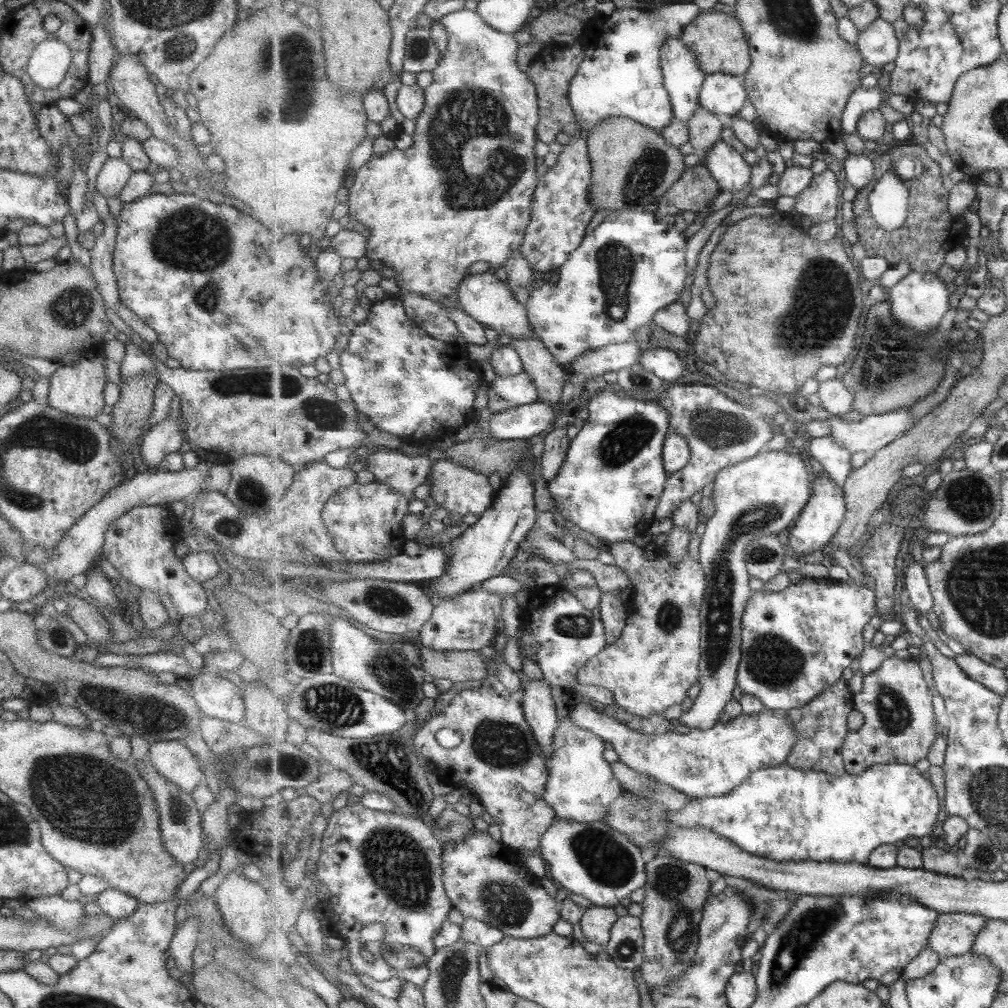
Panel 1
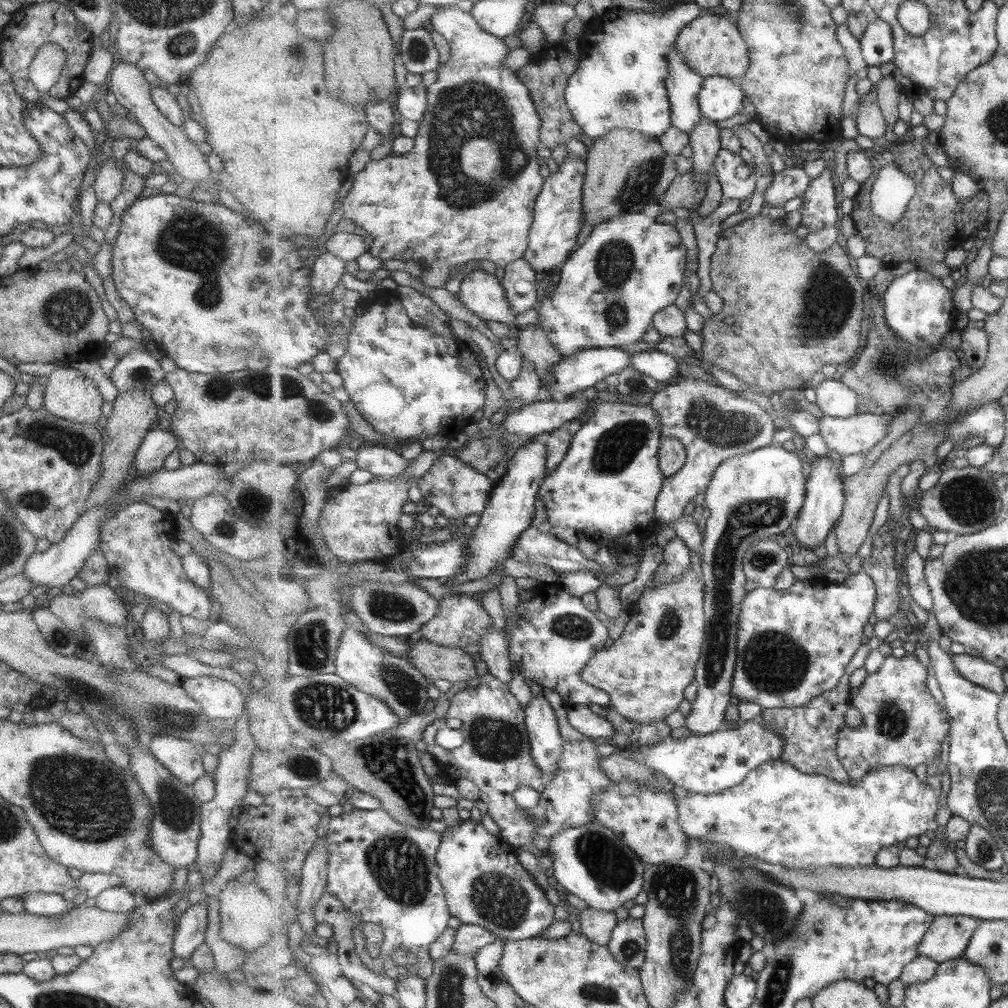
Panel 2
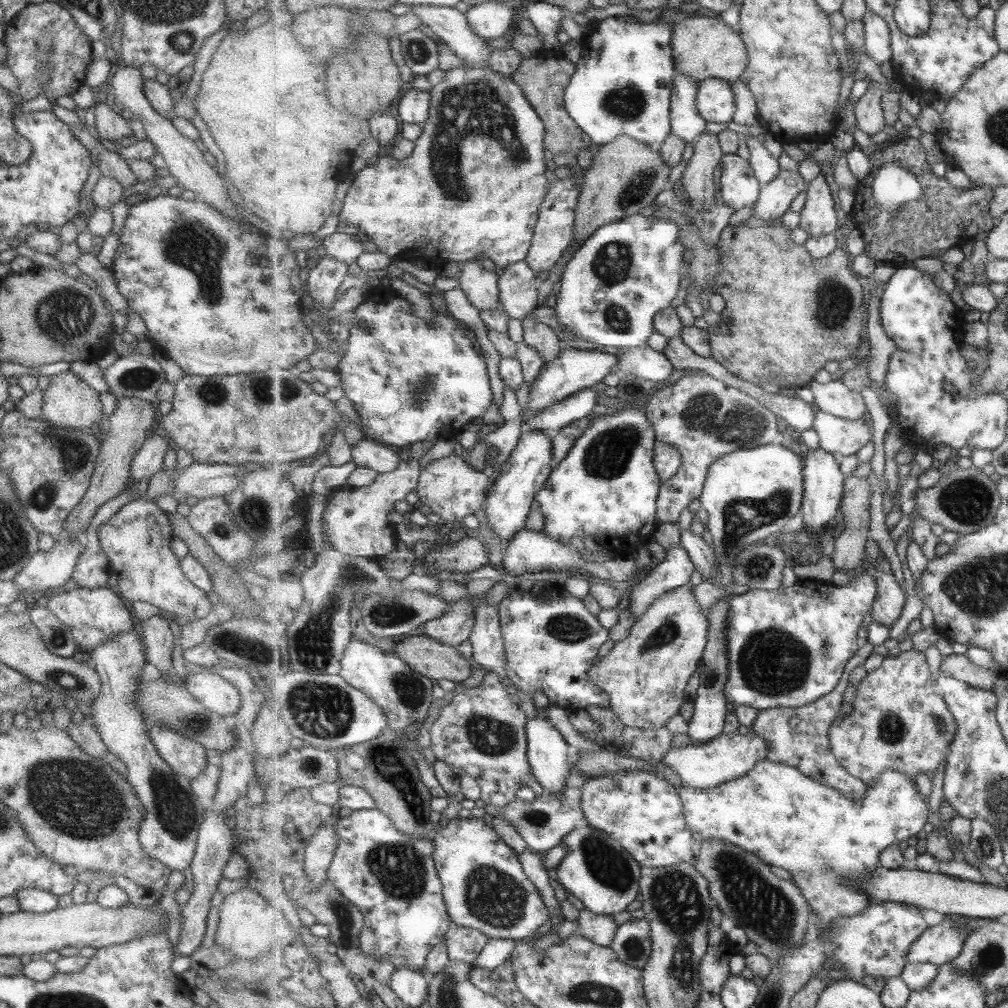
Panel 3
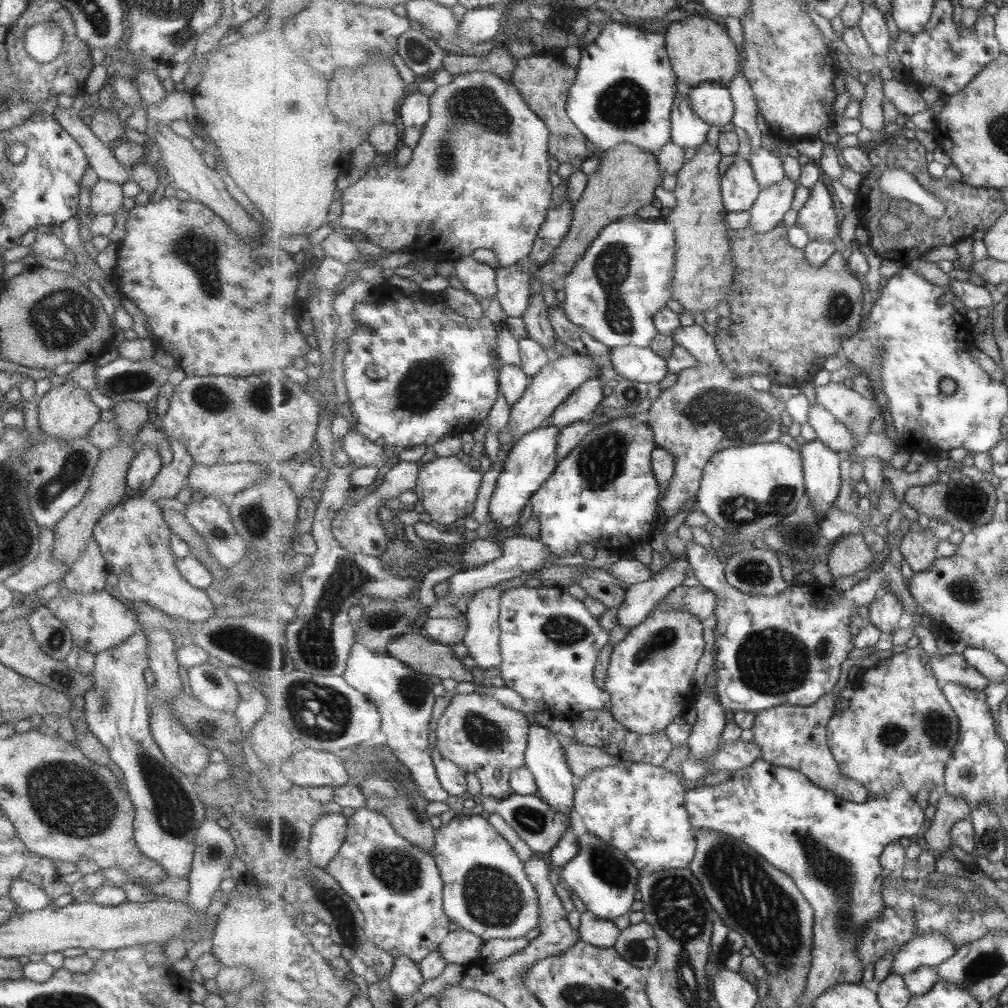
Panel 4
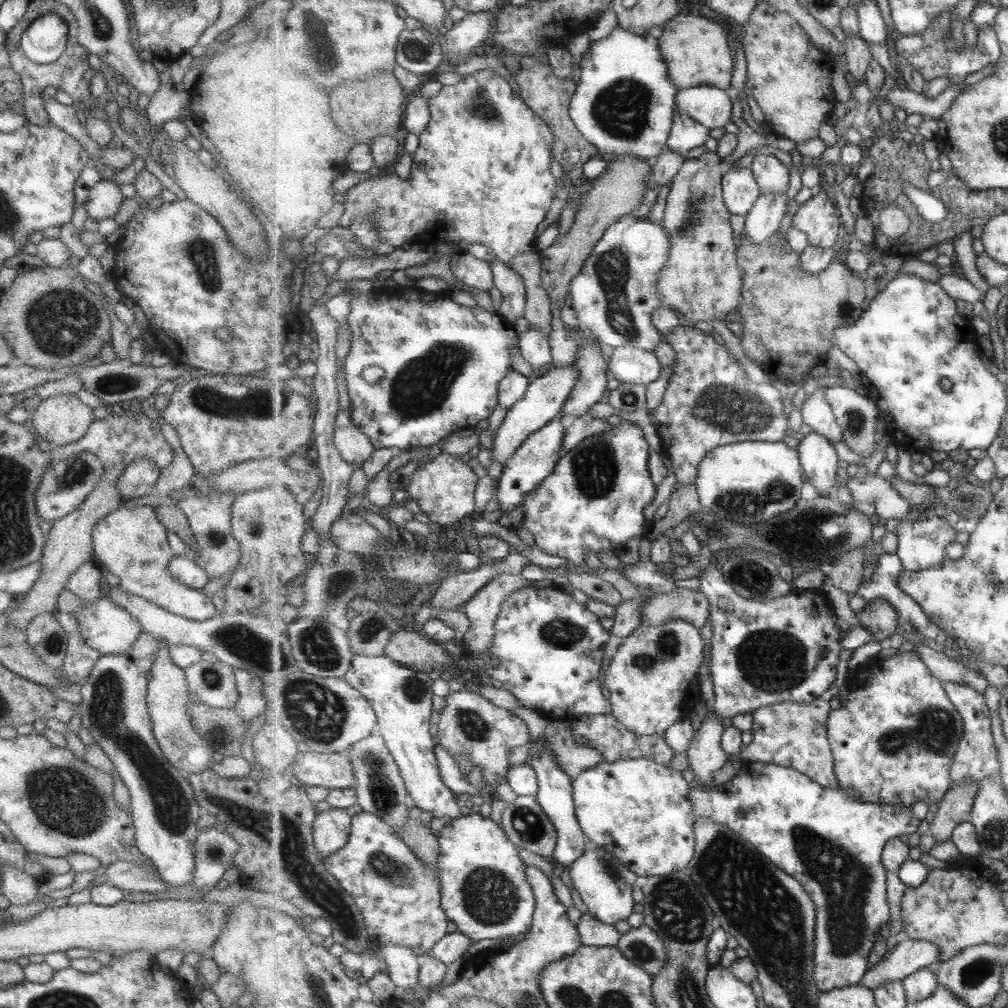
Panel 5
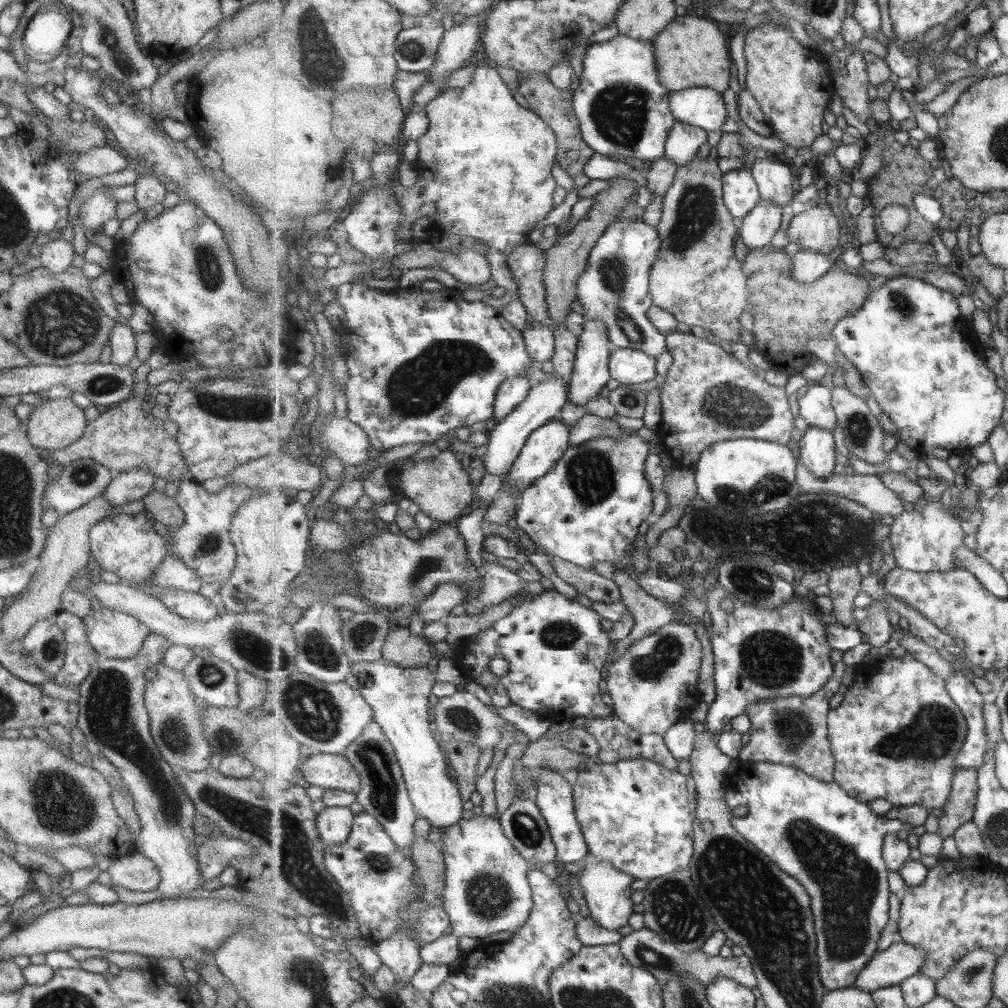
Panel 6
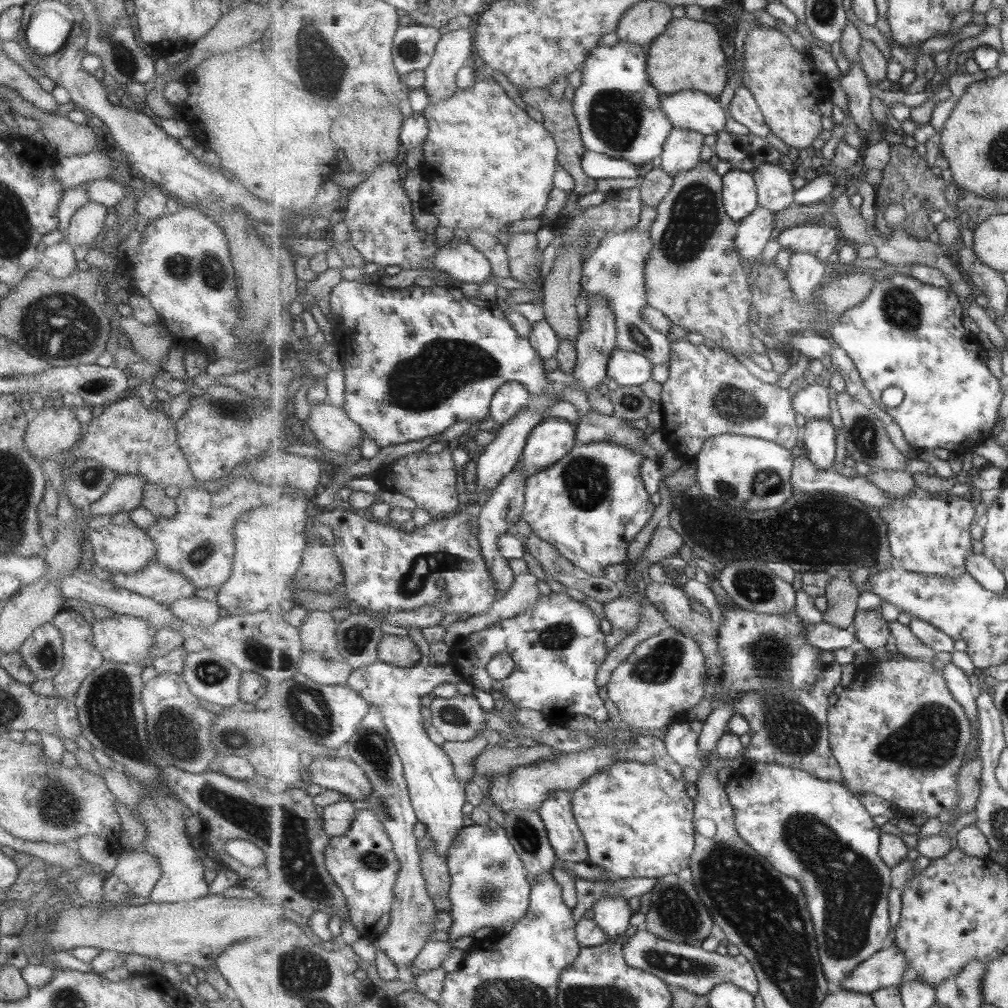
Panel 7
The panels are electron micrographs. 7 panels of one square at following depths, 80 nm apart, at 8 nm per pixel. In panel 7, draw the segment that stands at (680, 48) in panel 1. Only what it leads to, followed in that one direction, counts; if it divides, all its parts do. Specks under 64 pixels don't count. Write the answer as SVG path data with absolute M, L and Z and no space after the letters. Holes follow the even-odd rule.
M675 128L671 131L663 155L657 164L673 177L680 172L697 168L703 162L701 160L703 138L705 135L701 132Z

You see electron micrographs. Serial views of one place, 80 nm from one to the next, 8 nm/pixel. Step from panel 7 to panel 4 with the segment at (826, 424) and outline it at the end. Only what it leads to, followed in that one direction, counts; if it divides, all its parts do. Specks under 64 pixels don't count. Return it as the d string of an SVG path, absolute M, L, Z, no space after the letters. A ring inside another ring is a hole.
M819 437L799 450L804 460L809 505L819 512L830 511L841 490L841 455Z

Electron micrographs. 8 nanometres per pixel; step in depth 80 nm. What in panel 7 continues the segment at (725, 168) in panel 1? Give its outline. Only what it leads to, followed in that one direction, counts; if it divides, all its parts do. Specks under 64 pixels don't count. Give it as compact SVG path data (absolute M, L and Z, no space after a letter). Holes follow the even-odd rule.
M730 170L723 175L724 205L728 215L740 223L759 208L758 185L754 175L743 170Z

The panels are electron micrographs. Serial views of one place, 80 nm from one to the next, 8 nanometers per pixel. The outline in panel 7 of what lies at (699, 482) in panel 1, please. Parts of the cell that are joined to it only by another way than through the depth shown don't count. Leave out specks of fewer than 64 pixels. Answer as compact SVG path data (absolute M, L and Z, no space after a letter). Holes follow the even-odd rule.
M685 337L677 338L672 342L672 349L669 362L670 377L660 392L664 412L663 435L669 448L675 451L684 462L695 460L707 439L725 433L759 437L788 449L797 446L797 442L803 437L803 429L797 424L797 412L789 390L783 390L775 384L761 382L731 353L708 341L701 345L693 345Z

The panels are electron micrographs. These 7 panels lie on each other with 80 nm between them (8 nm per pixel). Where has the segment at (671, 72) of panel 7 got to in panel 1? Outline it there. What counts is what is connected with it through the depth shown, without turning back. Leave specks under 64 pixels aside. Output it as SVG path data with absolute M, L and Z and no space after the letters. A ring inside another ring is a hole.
M713 10L701 12L693 23L685 27L680 39L695 53L699 60L699 69L703 69L707 75L730 73L744 77L753 64L749 37L737 16L731 17Z

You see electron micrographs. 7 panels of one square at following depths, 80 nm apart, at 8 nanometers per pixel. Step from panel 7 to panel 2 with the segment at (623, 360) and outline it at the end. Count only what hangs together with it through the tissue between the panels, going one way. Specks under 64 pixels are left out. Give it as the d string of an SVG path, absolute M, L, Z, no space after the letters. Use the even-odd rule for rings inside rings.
M662 350L640 351L633 353L630 357L631 365L635 370L658 380L663 385L678 379L679 364L677 360Z

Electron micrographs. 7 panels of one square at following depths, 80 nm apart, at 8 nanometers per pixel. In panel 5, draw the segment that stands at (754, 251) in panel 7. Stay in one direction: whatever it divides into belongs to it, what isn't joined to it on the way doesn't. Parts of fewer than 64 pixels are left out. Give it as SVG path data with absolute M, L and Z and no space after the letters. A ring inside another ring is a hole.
M785 192L761 194L746 216L746 234L757 244L765 244L779 232L785 214L787 214Z

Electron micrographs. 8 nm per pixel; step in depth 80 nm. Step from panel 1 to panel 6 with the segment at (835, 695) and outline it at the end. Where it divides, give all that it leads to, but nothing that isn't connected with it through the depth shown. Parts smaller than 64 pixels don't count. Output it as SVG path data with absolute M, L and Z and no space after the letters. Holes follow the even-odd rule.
M837 661L833 674L821 691L811 696L768 698L749 705L746 713L752 720L751 740L741 752L740 761L790 765L817 780L833 782L836 759L831 747L827 714L830 713L831 698L841 688L843 672L845 664Z

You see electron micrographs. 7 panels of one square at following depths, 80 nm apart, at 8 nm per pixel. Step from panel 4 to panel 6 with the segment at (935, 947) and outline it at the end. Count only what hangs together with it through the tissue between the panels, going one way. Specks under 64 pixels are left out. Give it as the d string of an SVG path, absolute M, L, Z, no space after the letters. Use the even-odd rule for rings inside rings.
M903 940L892 943L866 964L853 986L869 993L895 984L900 986L907 978L917 974L925 961L920 948Z

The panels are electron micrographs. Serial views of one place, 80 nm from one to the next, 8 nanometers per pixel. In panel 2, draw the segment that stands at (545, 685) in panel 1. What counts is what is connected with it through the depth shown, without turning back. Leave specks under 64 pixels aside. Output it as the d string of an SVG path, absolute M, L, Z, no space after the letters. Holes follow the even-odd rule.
M543 696L532 697L525 710L535 763L545 778L551 777L559 771L565 751L565 738L559 730L557 714Z

